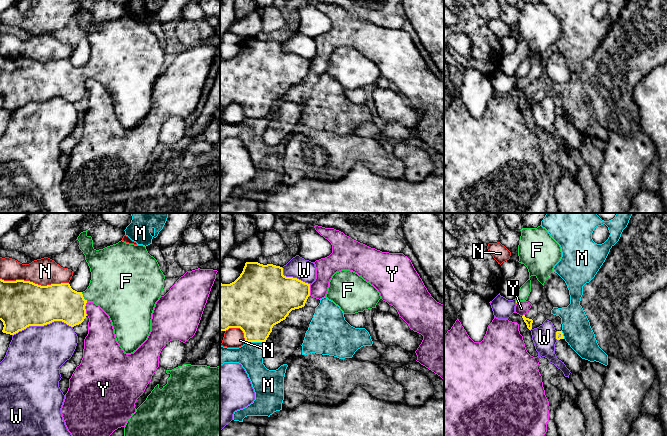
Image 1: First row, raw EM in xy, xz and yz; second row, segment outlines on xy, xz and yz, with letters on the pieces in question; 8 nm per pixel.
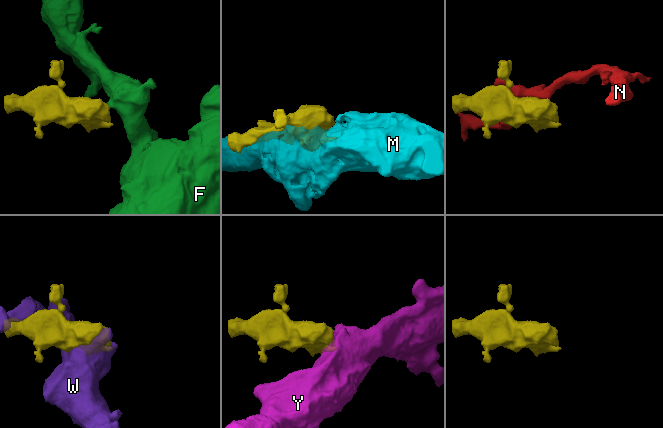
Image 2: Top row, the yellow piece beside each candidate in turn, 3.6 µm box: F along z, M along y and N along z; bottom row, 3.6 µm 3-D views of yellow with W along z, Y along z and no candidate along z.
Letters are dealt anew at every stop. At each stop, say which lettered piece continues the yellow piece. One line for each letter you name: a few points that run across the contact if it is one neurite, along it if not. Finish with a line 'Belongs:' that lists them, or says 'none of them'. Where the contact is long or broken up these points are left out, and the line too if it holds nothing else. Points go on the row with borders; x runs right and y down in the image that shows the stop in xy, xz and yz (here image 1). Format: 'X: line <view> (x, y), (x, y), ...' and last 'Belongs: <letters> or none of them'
F: line xy (57, 302), (75, 302), (83, 297), (112, 287)
Belongs: F

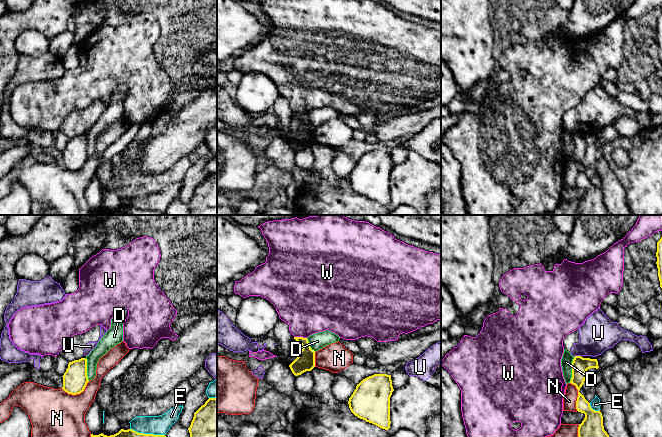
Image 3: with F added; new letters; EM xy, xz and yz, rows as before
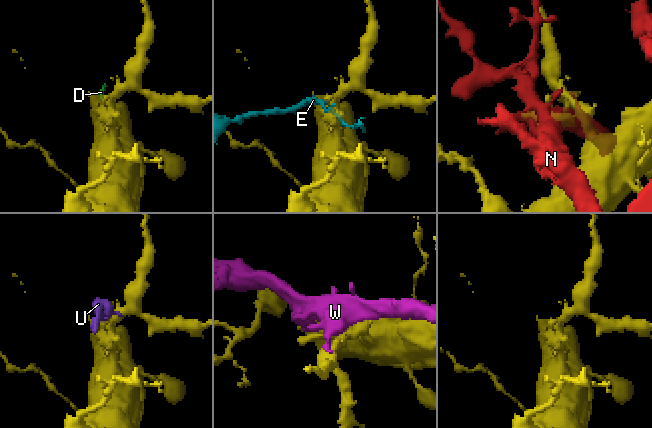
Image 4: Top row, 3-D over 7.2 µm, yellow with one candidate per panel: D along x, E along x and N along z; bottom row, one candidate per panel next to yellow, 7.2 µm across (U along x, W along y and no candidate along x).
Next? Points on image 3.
Belongs: none of them

